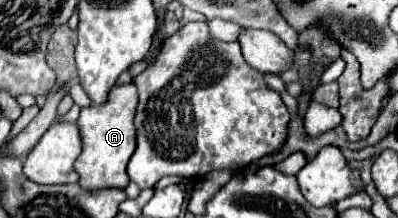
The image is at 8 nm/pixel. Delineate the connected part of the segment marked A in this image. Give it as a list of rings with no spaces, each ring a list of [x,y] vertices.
[[[133,83],[129,85],[117,85],[113,87],[109,101],[103,105],[89,105],[81,109],[79,115],[79,129],[83,139],[83,151],[75,161],[75,171],[79,173],[79,185],[85,189],[107,189],[107,187],[119,187],[125,189],[129,183],[127,175],[127,163],[135,151],[137,133],[135,133],[135,109],[137,109],[137,87]]]

